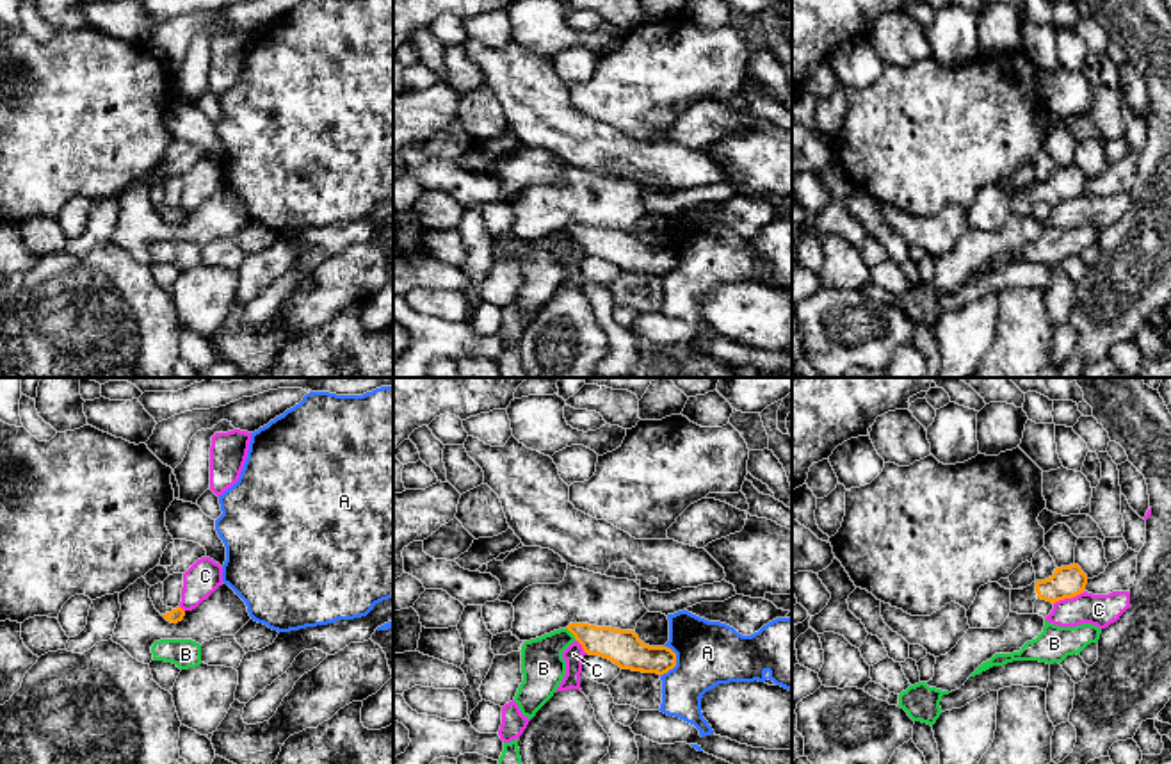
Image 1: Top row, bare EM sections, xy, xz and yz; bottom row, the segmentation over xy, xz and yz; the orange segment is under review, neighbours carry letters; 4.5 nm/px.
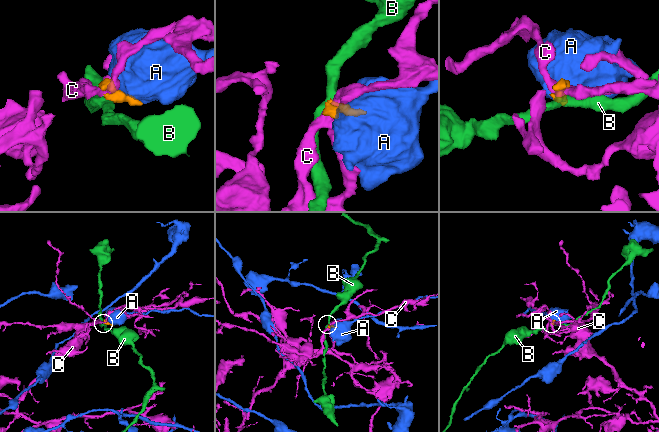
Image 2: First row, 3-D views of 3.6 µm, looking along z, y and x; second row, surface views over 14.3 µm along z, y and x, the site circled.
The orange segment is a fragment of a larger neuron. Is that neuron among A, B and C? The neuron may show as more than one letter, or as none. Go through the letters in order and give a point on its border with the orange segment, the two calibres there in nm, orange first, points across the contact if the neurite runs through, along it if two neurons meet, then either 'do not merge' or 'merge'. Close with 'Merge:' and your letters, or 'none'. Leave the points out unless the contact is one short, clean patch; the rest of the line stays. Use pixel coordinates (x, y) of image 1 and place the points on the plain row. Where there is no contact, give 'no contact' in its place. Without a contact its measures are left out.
A: xz (675, 264) | 160/280 nm | do not merge
B: xz (572, 234) | 160/200 nm | along xz (566, 228), (577, 241) | do not merge
C: yz (1068, 198) | 140/140 nm | along yz (1084, 193), (1059, 200), (1054, 205) | do not merge
Merge: none

